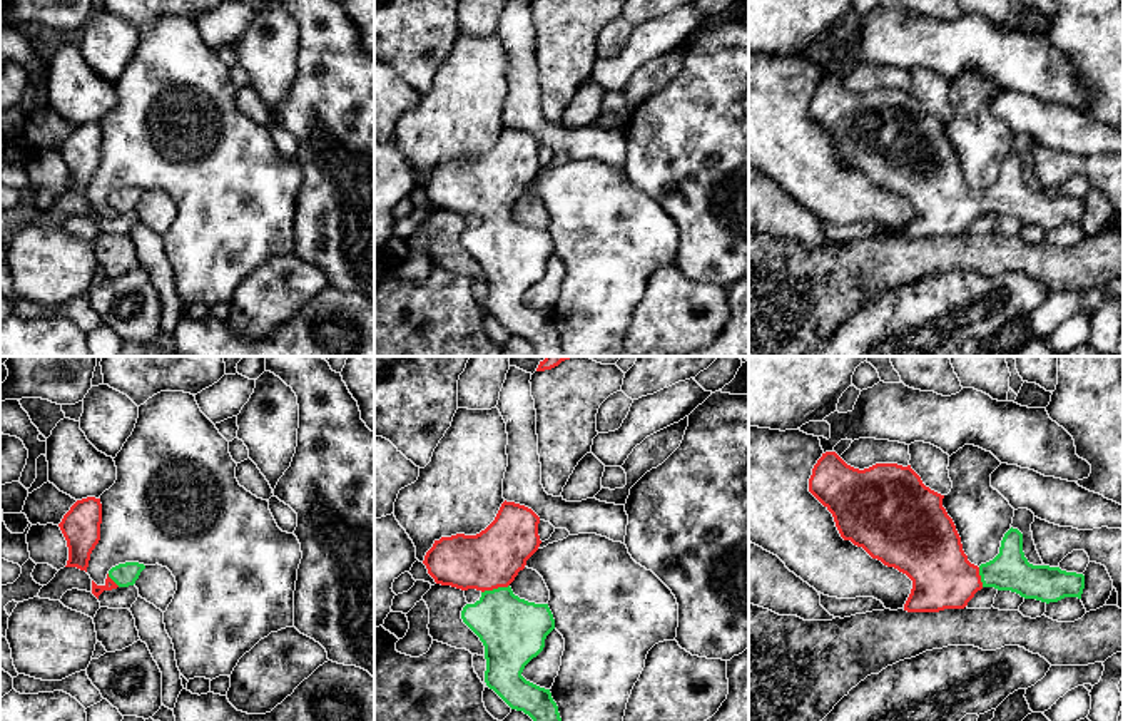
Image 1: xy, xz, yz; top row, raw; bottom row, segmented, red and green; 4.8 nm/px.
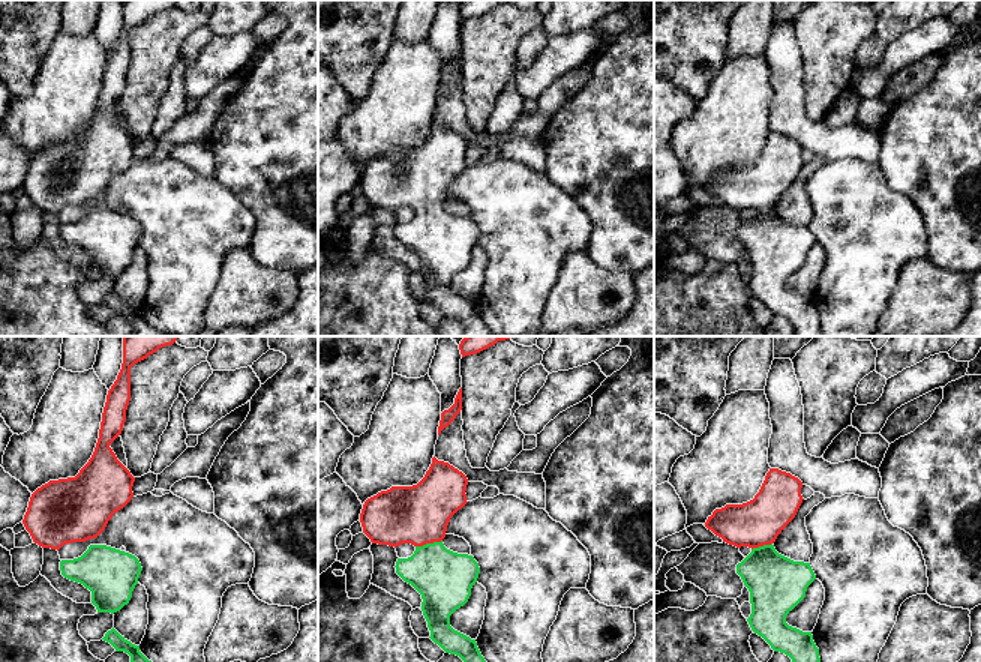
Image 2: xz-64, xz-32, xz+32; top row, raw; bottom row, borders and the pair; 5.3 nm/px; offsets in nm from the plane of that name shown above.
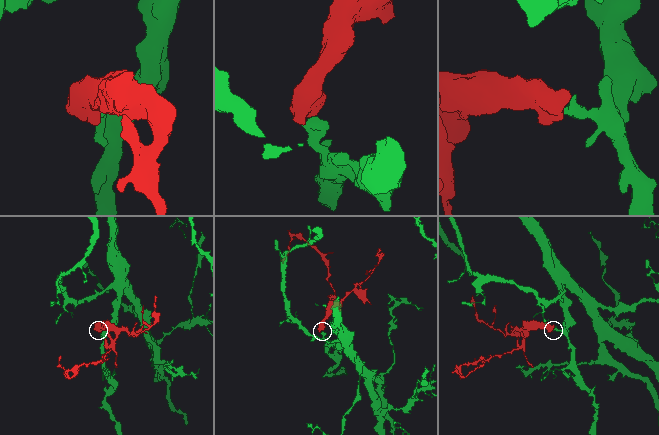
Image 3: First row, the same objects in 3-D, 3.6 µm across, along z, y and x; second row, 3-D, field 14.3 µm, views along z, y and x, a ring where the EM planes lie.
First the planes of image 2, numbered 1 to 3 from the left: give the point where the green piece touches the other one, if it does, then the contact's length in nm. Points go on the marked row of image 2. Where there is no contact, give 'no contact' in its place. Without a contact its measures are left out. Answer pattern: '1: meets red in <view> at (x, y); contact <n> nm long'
1: no contact
2: meets red in xz-32 at (428, 542); contact 150 nm long
3: meets red in xz+32 at (761, 545); contact 120 nm long

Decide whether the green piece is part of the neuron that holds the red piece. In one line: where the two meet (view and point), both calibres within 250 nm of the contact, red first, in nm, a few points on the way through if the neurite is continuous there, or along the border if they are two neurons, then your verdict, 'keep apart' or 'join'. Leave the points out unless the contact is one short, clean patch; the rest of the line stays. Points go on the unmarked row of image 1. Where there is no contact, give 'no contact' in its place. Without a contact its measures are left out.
xz (495, 213) | 280/320 nm | across xz (493, 183), (495, 213), (498, 241), (512, 255) | join

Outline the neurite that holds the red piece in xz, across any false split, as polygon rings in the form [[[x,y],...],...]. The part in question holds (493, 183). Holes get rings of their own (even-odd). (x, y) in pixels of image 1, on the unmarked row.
[[[505,125],[485,156],[434,166],[423,189],[436,209],[481,217],[461,244],[485,271],[486,311],[528,340],[533,356],[565,356],[550,314],[521,301],[555,254],[553,239],[548,229],[520,224],[510,212],[541,169],[538,149],[531,134]]]

